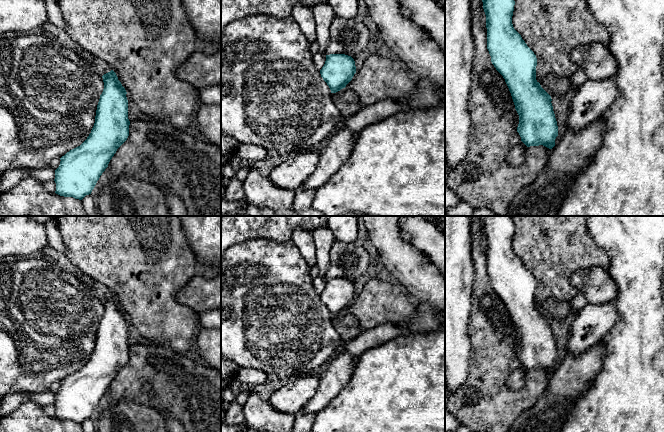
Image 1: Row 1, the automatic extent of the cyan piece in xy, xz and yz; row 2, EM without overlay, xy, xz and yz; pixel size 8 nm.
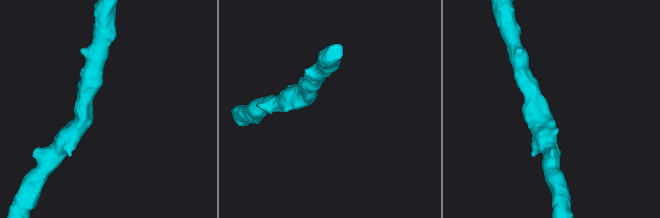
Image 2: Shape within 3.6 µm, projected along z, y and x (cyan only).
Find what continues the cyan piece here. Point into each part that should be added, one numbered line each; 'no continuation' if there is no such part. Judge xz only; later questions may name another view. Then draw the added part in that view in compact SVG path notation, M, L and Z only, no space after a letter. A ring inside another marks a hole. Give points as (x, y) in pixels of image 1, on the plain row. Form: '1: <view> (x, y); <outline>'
no continuation

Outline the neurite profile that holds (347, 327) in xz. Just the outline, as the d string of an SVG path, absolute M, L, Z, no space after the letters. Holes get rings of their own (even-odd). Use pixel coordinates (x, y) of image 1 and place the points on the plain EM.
M347 312L332 317L332 324L341 340L345 342L354 340L361 332L358 320Z

